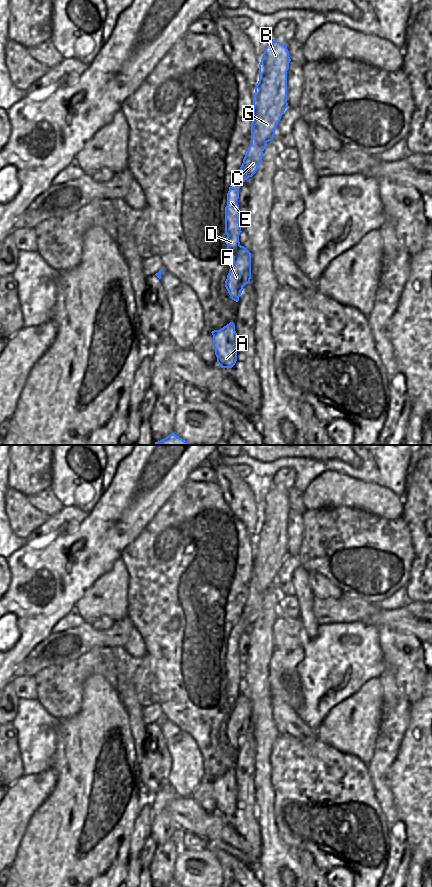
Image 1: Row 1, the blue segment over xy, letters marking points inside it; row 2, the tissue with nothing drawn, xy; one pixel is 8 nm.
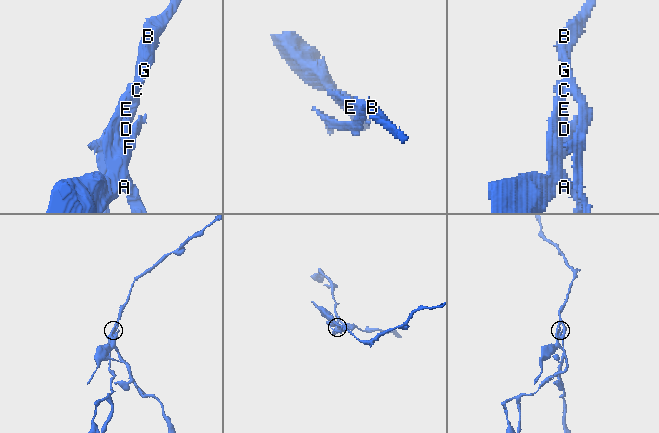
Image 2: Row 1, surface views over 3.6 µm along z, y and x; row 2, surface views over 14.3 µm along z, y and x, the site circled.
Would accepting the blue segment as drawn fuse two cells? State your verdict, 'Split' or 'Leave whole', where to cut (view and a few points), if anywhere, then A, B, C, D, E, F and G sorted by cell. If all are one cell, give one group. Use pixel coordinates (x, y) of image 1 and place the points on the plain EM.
Split. Split along xy (251, 579), (256, 577), (268, 589). Groups: A C D E F / B G

